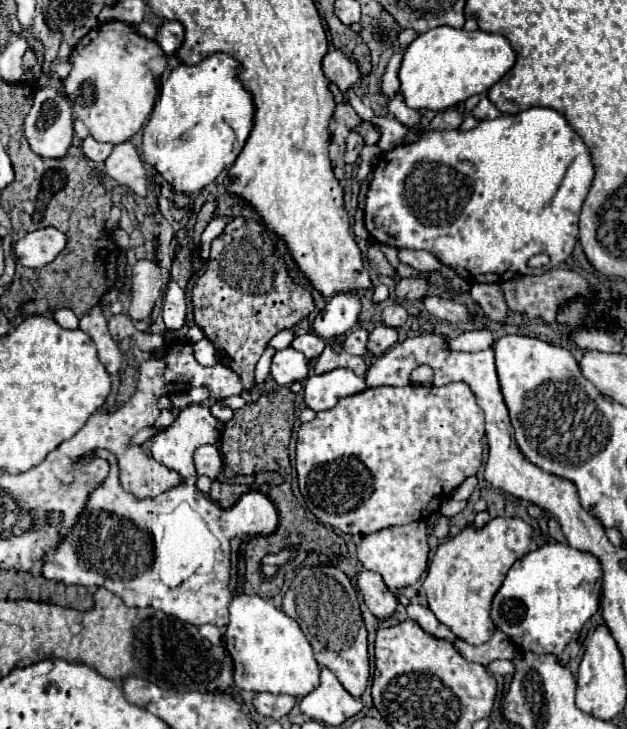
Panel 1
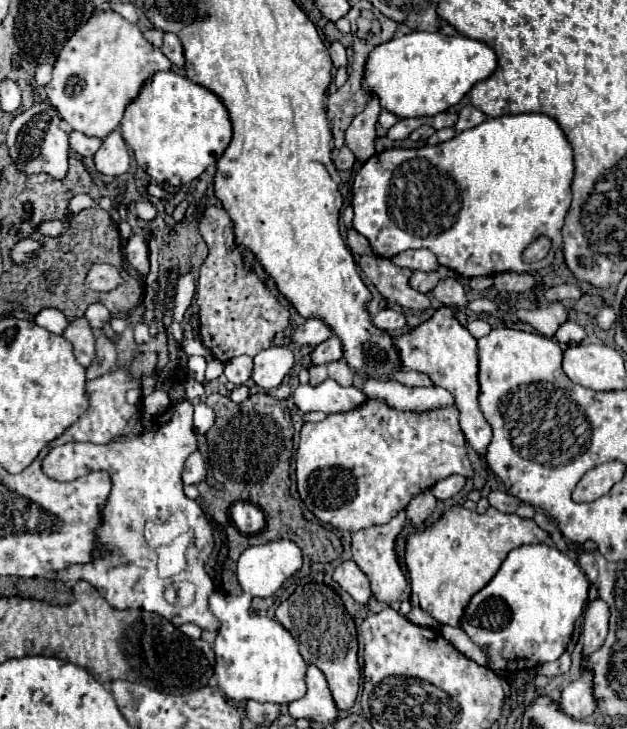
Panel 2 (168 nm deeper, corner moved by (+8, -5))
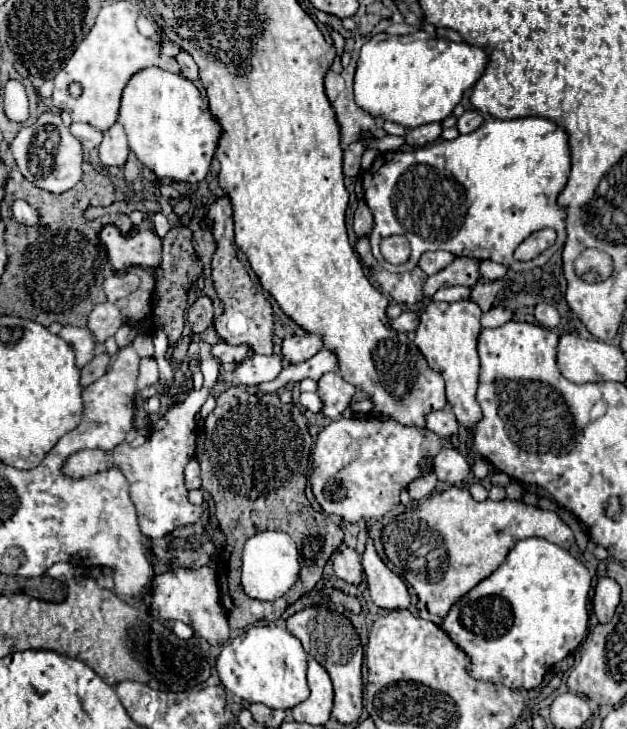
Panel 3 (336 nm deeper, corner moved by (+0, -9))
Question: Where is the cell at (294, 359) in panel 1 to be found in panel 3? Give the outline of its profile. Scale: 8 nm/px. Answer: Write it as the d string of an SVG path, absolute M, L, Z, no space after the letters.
M254 355L246 363L238 363L234 375L242 385L260 385L264 381L272 381L284 369L280 355Z

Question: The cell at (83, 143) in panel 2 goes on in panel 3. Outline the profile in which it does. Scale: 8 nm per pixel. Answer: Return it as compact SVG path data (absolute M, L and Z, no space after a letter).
M72 123L70 133L82 143L82 147L86 151L96 149L102 143L102 133L98 129L94 129L92 125L86 125L86 123Z

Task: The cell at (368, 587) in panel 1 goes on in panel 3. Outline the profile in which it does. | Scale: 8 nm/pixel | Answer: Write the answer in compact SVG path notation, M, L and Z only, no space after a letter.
M340 549L334 555L334 573L336 577L340 577L342 581L350 583L350 585L360 585L364 583L364 575L362 575L362 563L360 563L360 555L354 549Z

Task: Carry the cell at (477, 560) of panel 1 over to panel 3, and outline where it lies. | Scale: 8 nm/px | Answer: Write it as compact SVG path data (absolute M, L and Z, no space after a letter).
M450 487L444 493L432 493L428 499L418 503L416 511L408 511L404 515L398 515L388 527L384 535L384 549L386 557L392 561L398 575L404 573L404 579L414 587L420 601L424 601L428 613L446 617L450 613L450 605L458 601L458 597L464 597L482 577L490 577L498 565L506 559L506 553L510 553L510 545L514 541L522 541L528 537L540 537L560 547L574 545L574 535L568 525L560 521L560 517L554 511L542 511L538 507L530 507L526 503L516 501L474 501L468 489Z

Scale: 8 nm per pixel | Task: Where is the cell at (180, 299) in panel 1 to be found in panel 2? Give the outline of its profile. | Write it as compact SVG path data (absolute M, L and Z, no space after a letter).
M188 337L182 347L184 347L184 351L186 351L188 355L202 355L202 357L206 357L206 361L212 361L212 359L214 359L214 355L210 353L210 349L204 347L204 345L198 345L192 337Z

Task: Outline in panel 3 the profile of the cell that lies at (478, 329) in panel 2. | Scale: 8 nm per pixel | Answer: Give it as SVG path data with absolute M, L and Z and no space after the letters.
M492 307L490 311L486 311L482 315L482 327L484 329L496 329L500 325L504 325L506 321L510 321L512 313L508 309L502 309L502 307Z

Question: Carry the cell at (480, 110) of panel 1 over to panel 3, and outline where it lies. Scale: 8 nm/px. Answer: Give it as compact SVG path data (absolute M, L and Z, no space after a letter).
M470 109L470 111L466 111L466 113L458 119L456 127L458 127L460 133L472 133L472 131L476 131L482 123L484 123L484 117L482 117L478 111Z

